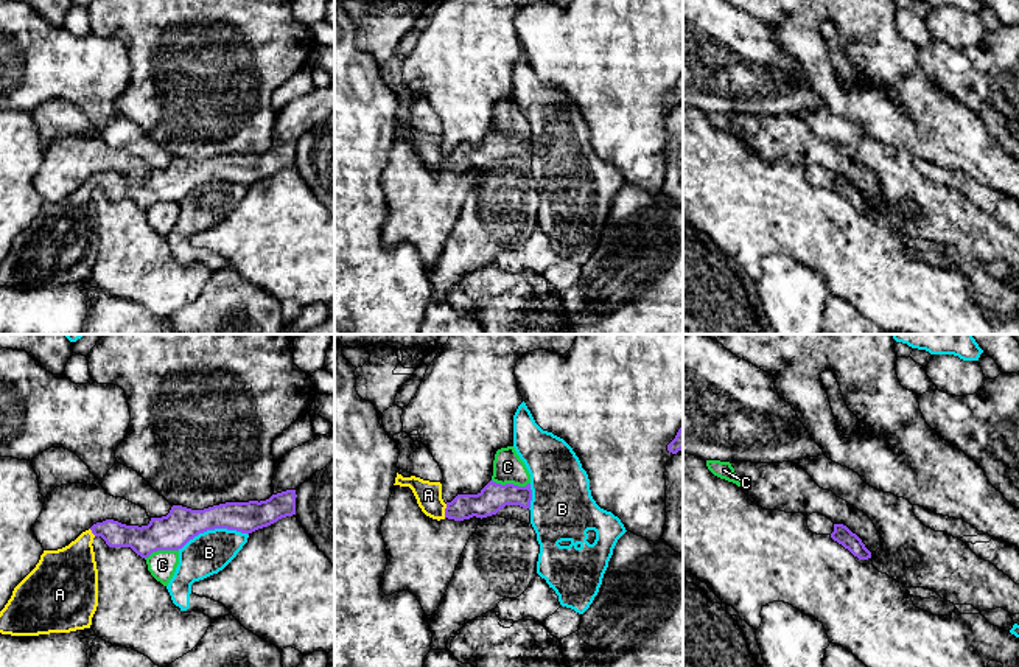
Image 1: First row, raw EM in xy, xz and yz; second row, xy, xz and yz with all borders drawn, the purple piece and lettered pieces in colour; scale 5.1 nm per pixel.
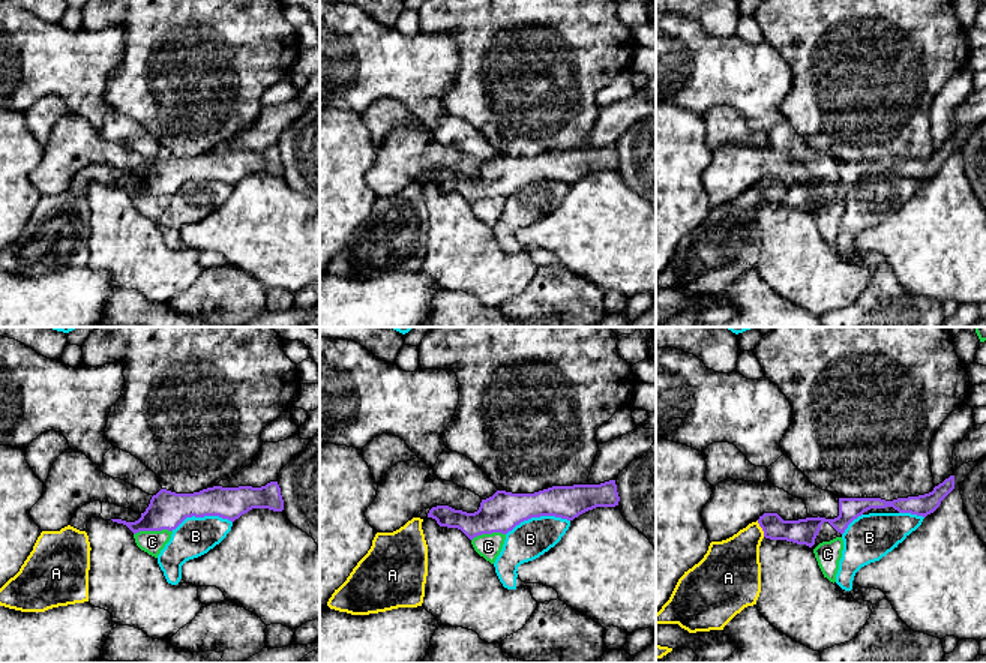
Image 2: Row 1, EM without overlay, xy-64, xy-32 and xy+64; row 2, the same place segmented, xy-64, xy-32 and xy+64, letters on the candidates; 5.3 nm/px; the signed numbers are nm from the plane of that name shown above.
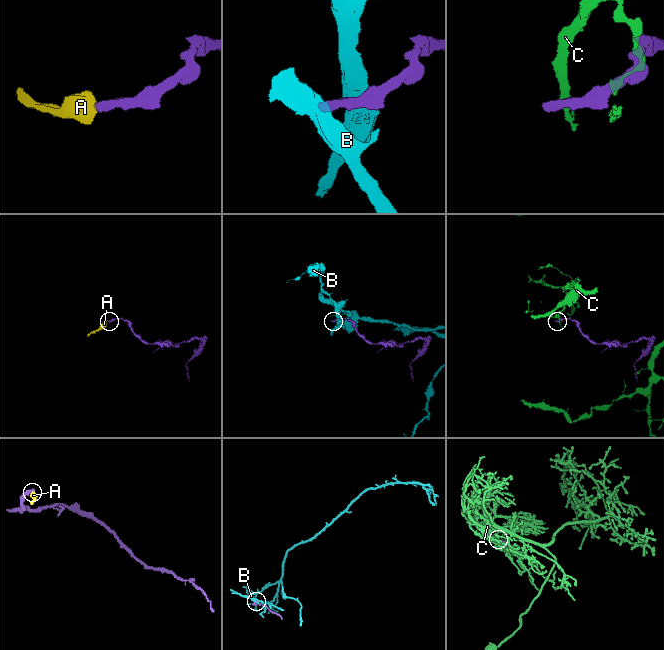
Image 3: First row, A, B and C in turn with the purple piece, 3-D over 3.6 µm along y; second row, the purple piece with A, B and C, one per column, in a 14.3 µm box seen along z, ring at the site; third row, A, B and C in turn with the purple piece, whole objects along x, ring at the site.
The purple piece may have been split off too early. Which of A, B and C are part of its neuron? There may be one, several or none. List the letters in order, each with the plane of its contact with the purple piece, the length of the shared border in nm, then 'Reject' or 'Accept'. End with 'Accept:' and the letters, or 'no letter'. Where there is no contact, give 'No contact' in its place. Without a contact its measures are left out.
A: Touches purple in xz. Shared border 70 nm. Accept
B: Touches purple in xy. Shared border 380 nm. Reject
C: Touches purple in xz. Shared border 200 nm. Reject
Accept: A

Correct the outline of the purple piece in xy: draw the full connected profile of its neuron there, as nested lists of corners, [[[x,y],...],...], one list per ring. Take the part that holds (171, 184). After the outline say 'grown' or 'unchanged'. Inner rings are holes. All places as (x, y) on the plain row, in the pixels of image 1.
[[[286,141],[260,154],[226,154],[204,162],[173,157],[166,168],[151,169],[149,176],[142,179],[126,177],[114,171],[96,174],[68,197],[44,202],[36,219],[14,239],[11,250],[0,263],[0,285],[39,288],[90,280],[98,258],[98,221],[92,197],[95,188],[101,188],[109,199],[131,199],[142,210],[148,210],[157,202],[179,202],[207,182],[227,180],[249,187],[282,169],[296,166],[296,149],[296,141]]]; grown

